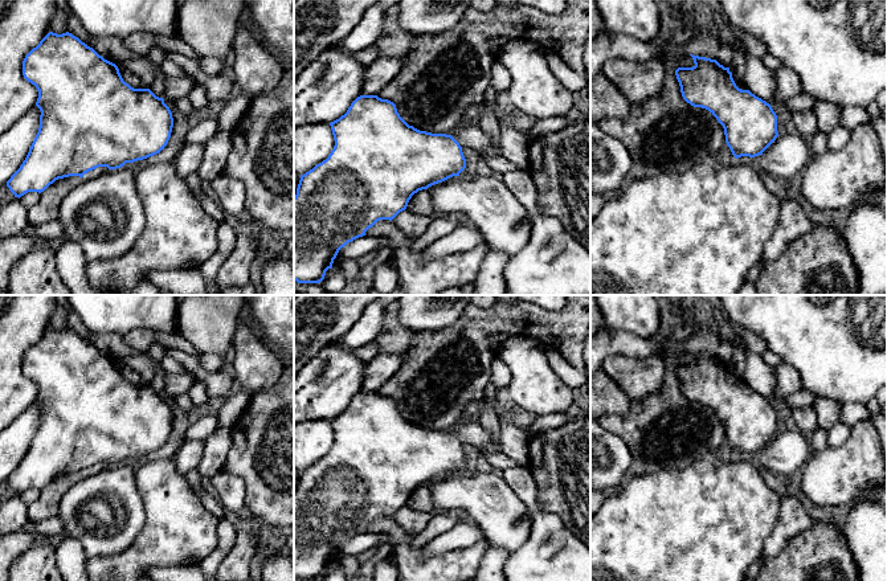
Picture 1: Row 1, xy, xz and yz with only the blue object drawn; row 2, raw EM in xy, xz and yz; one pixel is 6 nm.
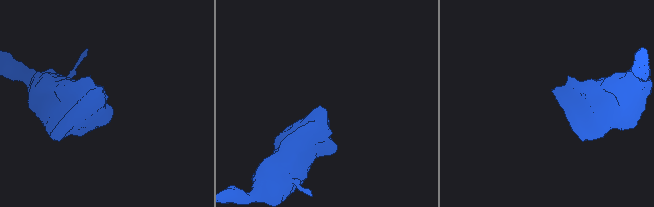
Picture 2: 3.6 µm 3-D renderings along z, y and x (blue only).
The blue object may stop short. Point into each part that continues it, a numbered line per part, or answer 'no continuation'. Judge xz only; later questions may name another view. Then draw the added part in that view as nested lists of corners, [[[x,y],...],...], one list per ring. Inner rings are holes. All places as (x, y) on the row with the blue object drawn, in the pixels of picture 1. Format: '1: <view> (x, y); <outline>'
1: xz (467, 135); [[[462,124],[451,136],[459,143],[459,146],[469,147],[477,151],[487,163],[487,165],[500,175],[518,169],[514,163],[503,157],[502,155],[494,155],[491,151],[490,138],[483,132],[481,124]]]

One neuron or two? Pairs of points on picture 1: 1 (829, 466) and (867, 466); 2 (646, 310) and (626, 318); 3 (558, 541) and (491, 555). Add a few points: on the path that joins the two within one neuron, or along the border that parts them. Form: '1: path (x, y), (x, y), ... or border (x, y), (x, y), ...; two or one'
1: path (838, 466), (858, 466); one
2: path (641, 310), (632, 312); one
3: border (510, 553), (503, 567); two

